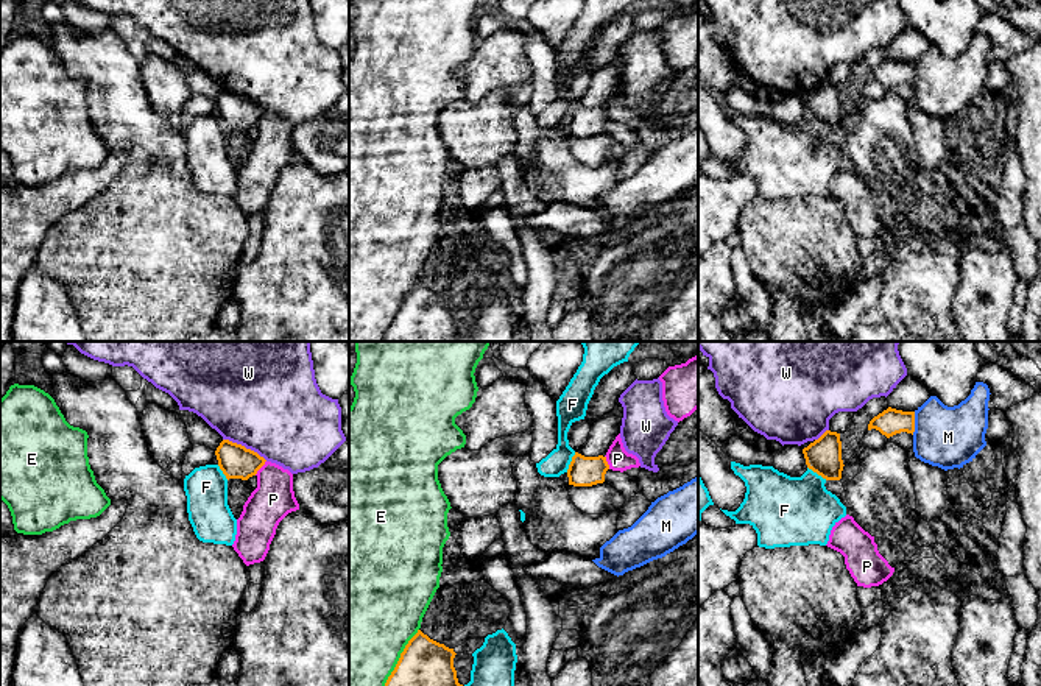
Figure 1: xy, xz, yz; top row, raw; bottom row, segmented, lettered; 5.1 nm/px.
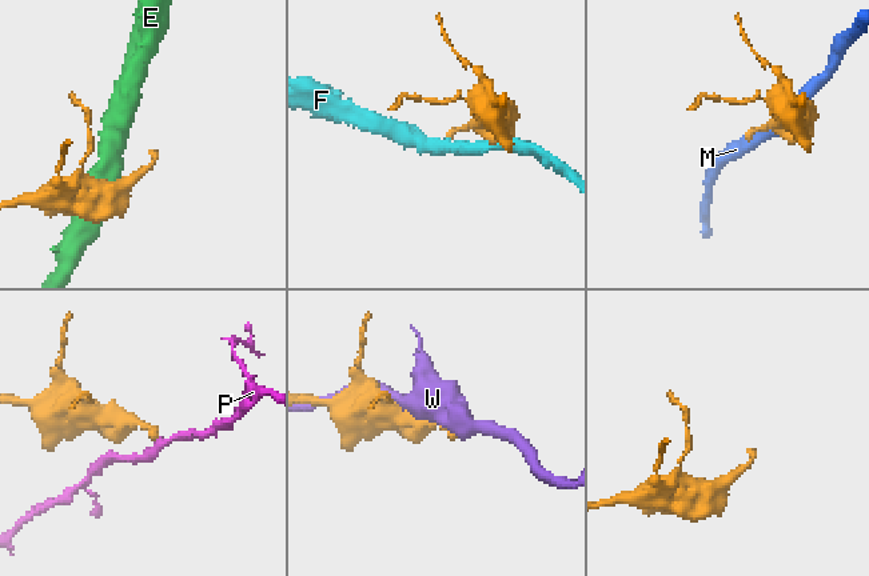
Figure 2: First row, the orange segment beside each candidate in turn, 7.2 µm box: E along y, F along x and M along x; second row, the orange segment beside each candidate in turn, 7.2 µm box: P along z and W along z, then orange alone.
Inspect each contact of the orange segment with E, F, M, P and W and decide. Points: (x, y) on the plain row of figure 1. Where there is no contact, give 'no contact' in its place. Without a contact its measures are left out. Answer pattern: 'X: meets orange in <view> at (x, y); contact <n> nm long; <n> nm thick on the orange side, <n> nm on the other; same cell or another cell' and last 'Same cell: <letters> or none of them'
E: meets orange in xz at (399, 311); contact 380 nm long; 360 nm thick on the orange side, 480 nm on the other; another cell
F: meets orange in xz at (571, 113); contact 120 nm long; 160 nm thick on the orange side, 120 nm on the other; another cell
M: meets orange in yz at (913, 74); contact 120 nm long; 140 nm thick on the orange side, 320 nm on the other; another cell
P: meets orange in xy at (261, 117); contact 100 nm long; 170 nm thick on the orange side, 220 nm on the other; another cell
W: meets orange in xy at (243, 97); contact 260 nm long; 170 nm thick on the orange side, 500 nm on the other; another cell
Same cell: none of them

